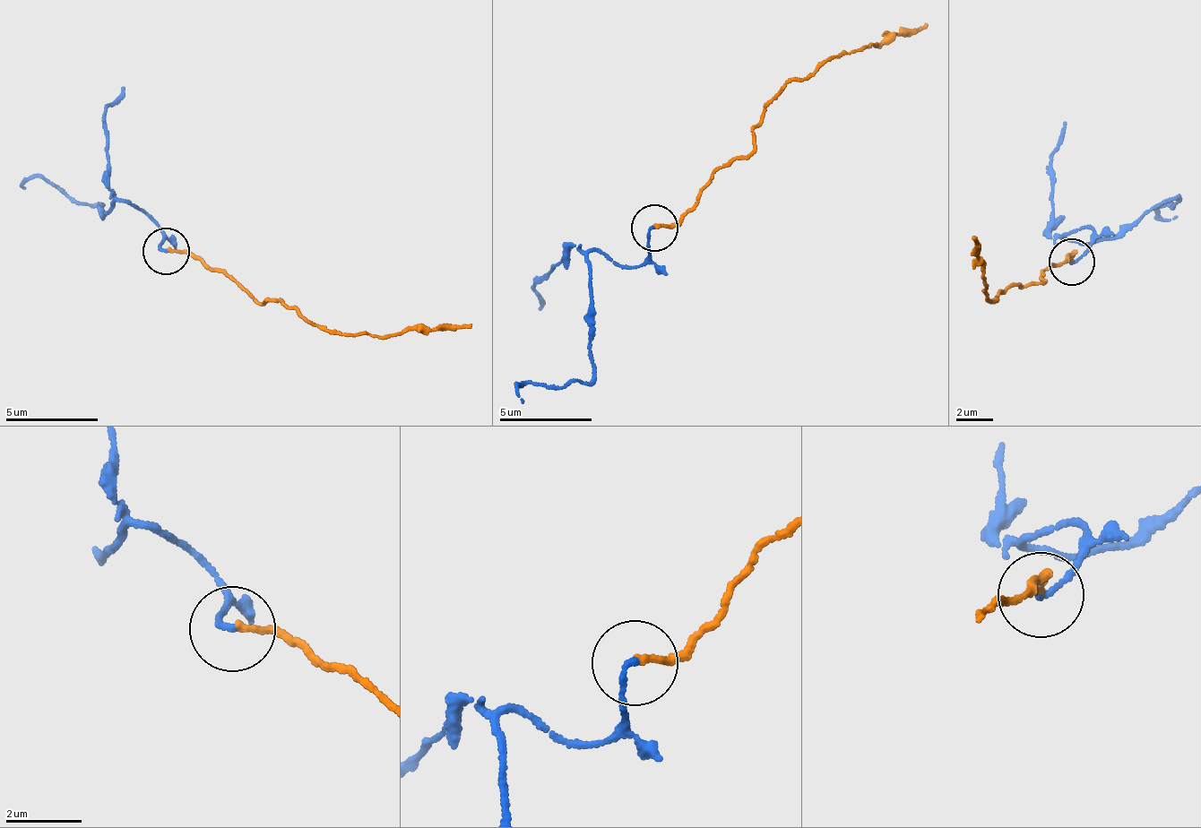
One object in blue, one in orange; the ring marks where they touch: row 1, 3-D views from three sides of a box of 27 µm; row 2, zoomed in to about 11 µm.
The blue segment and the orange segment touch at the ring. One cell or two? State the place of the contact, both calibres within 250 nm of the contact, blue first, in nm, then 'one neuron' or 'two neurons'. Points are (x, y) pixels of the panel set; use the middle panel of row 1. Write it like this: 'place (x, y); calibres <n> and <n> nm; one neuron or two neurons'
place (654, 228); calibres 140 and 170 nm; one neuron

